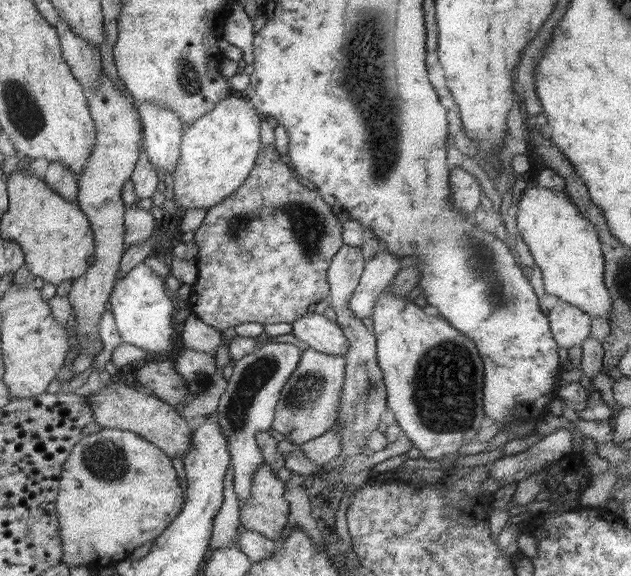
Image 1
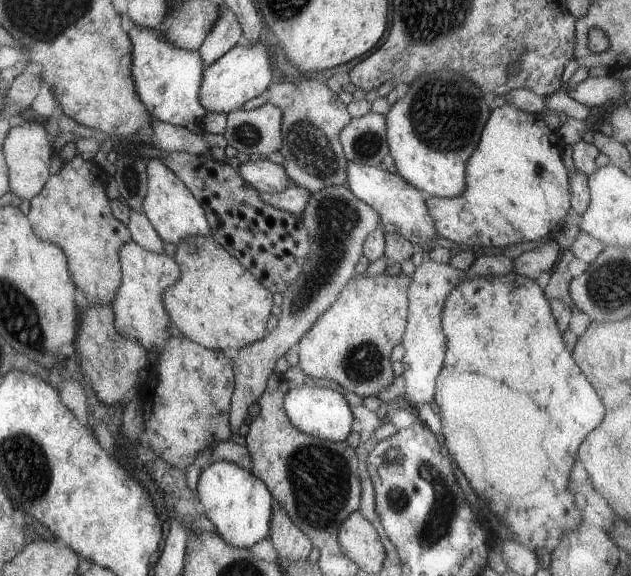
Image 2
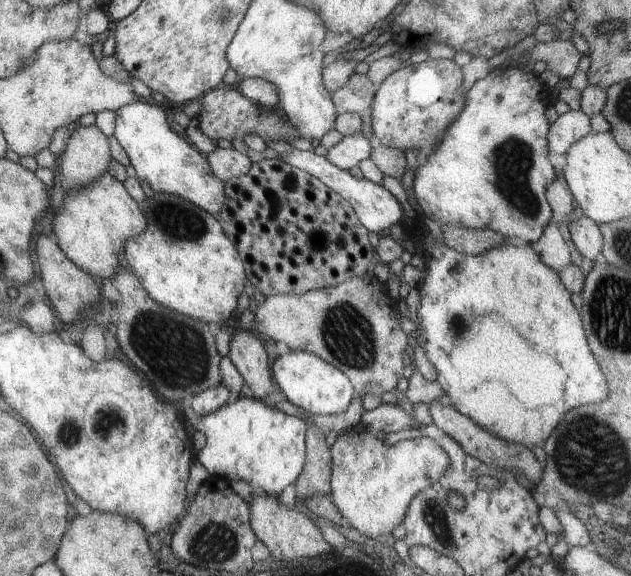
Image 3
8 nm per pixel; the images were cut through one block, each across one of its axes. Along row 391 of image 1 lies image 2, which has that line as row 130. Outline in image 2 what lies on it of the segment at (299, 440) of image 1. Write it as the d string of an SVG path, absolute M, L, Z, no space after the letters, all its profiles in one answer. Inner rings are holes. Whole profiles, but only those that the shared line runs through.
M296 77L291 82L270 82L267 90L269 104L281 110L281 146L278 151L283 156L283 168L288 179L312 193L325 186L347 187L345 168L348 160L338 135L350 120L346 104L327 88L325 82L315 78Z

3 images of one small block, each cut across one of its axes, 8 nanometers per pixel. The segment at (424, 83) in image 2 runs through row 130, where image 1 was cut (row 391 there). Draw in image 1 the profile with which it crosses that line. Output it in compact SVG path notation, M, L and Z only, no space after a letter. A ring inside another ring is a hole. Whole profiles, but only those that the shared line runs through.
M384 292L379 297L376 305L373 307L373 312L370 318L373 321L373 331L372 335L376 340L376 361L378 367L382 370L382 379L386 388L386 406L391 409L393 416L401 430L401 434L409 440L413 448L417 448L420 452L420 457L425 458L425 460L439 460L443 458L445 454L455 454L463 444L468 442L473 442L475 434L477 434L477 429L481 420L485 414L483 413L482 405L482 384L483 384L483 364L482 360L477 356L478 352L475 350L475 346L461 334L457 334L457 330L453 330L453 327L445 322L440 317L433 317L425 315L422 308L417 306L415 302L407 302L404 298L398 298L394 296L392 292Z

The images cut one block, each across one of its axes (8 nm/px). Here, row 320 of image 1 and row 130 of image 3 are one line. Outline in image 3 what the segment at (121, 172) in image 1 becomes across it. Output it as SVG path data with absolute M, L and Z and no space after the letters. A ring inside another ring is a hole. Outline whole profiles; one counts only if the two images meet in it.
M73 125L57 159L57 168L67 180L64 192L93 183L106 171L110 159L108 138L95 125Z

